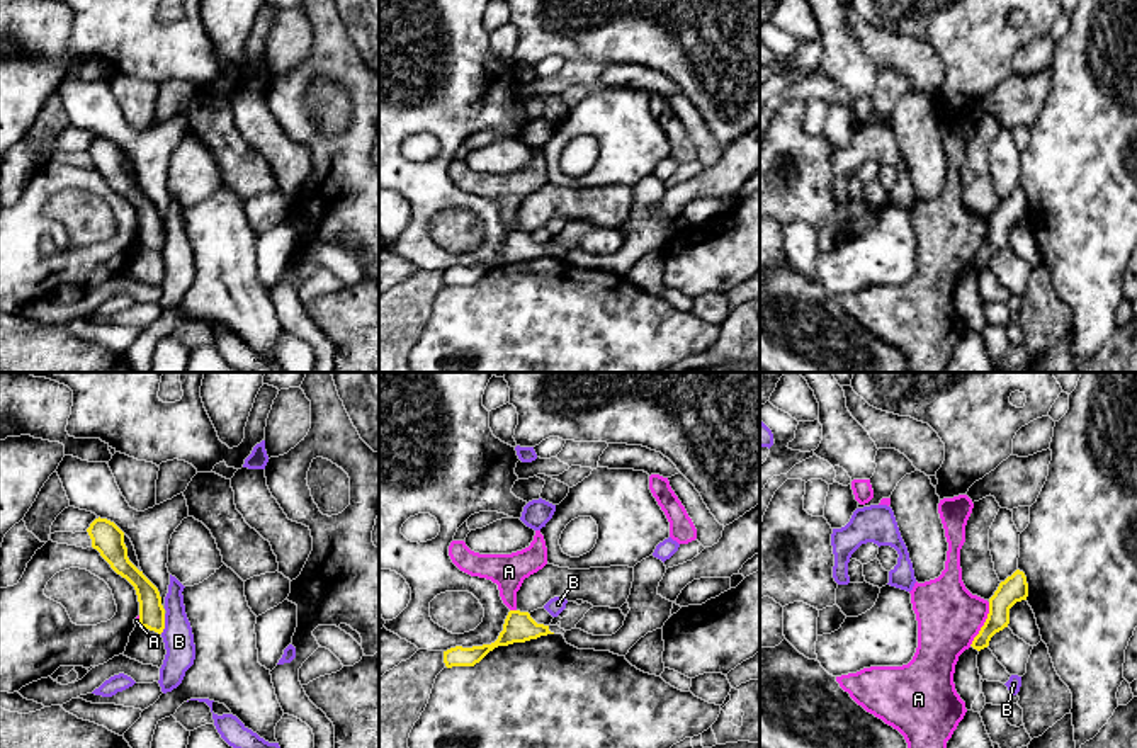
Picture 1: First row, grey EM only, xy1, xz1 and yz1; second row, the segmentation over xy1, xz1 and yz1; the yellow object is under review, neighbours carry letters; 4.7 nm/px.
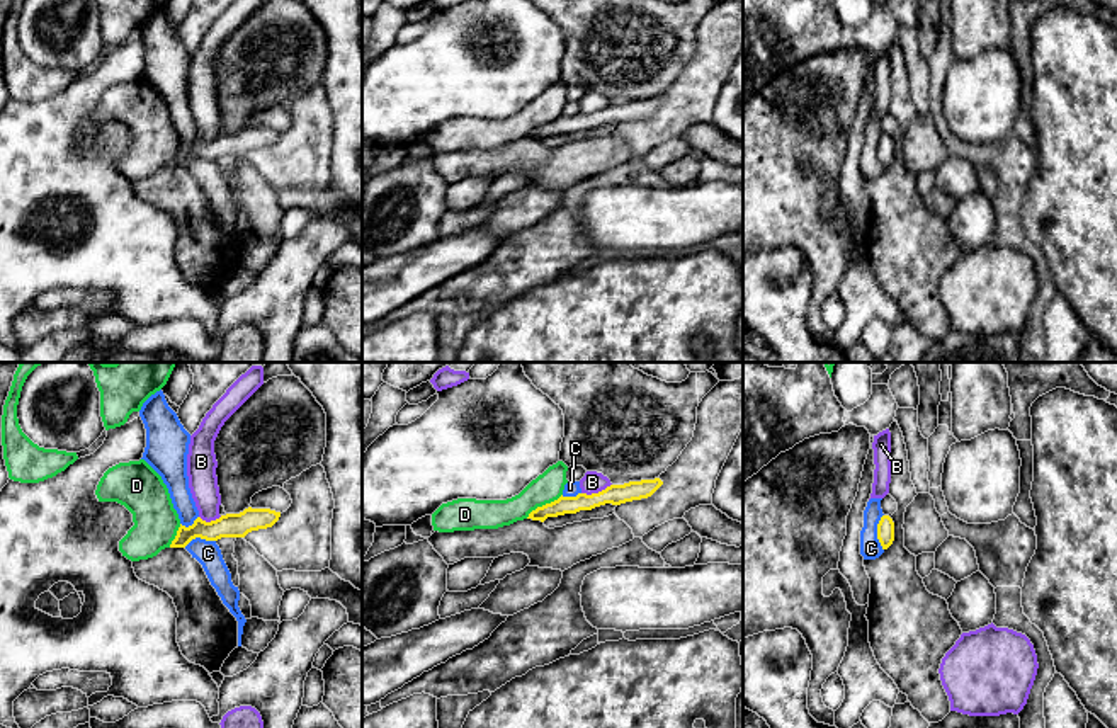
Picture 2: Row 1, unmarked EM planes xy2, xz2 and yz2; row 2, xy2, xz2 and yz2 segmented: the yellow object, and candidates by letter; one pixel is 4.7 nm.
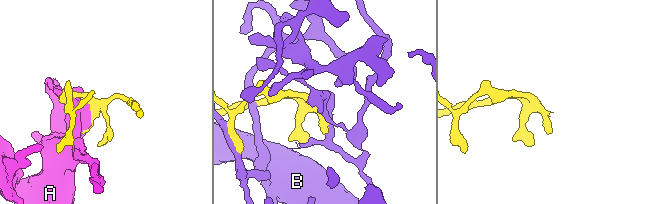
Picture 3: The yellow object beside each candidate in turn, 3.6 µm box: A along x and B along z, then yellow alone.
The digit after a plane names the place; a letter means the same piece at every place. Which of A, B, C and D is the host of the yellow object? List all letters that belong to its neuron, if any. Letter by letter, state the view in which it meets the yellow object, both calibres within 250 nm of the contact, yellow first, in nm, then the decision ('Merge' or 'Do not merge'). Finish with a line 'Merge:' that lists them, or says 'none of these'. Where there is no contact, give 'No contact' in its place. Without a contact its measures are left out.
A: Touches yellow in yz1. Thickness 130 nm (yellow) against 300 nm. Do not merge
B: Touches yellow in xz2. Thickness 100 nm (yellow) against 100 nm. Do not merge
C: Touches yellow in yz2. Thickness 80 nm (yellow) against 100 nm. Do not merge
D: Touches yellow in xz2. Thickness 80 nm (yellow) against 140 nm. Do not merge
Merge: none of these

